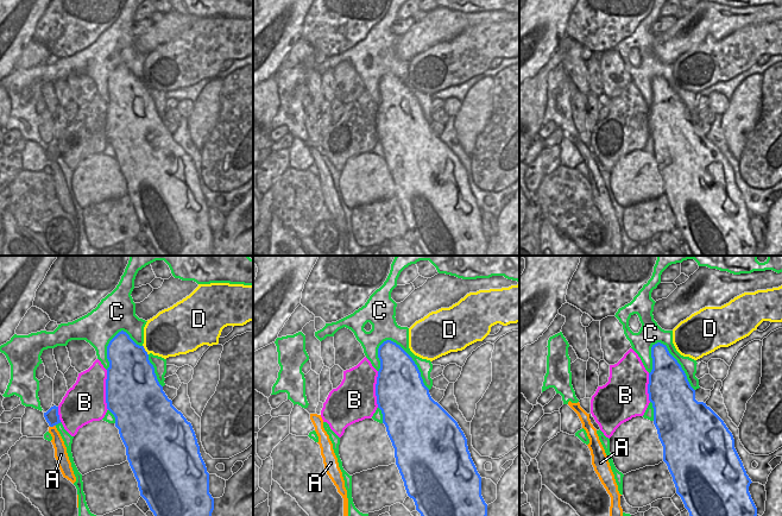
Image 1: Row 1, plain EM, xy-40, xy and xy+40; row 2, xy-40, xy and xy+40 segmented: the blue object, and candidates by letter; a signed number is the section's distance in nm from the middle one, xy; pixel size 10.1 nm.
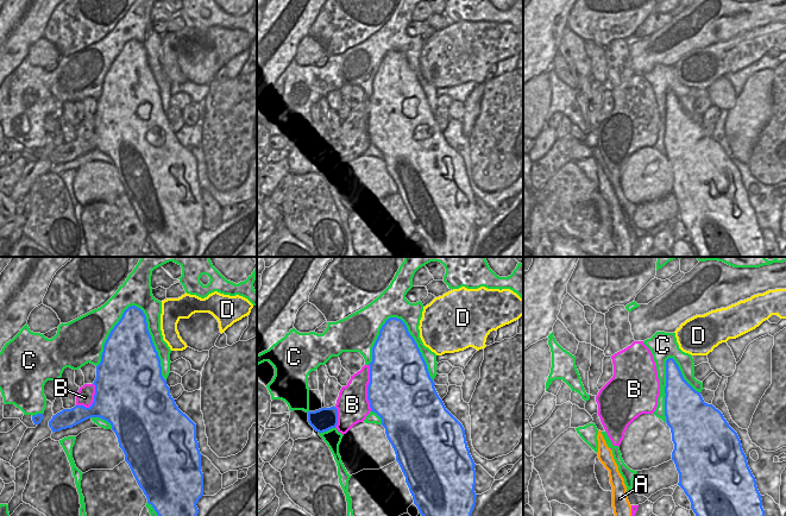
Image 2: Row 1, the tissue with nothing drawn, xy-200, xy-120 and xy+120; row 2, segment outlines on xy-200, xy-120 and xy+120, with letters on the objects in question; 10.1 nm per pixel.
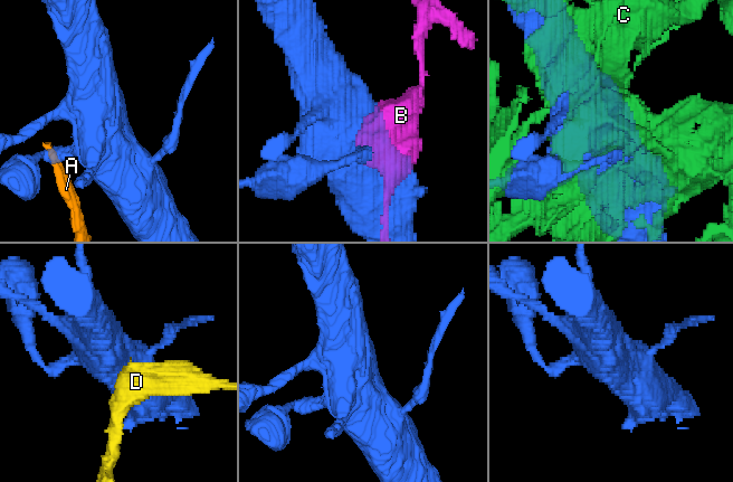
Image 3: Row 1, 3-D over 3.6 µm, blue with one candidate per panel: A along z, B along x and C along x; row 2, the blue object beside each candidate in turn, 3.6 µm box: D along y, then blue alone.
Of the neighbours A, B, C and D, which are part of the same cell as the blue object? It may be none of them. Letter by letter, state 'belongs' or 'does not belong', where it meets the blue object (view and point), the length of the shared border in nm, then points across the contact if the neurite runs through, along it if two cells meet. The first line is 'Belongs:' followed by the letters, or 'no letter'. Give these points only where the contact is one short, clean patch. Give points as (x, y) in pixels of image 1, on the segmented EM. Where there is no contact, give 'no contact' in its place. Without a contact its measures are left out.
Belongs: no letter
A: does not belong; contact xy-40 (52, 426); length 70 nm; border xy-40 (55, 425), (50, 427)
B: does not belong; contact xy-40 (106, 390); length 400 nm
C: does not belong; contact xy (410, 357); length 700 nm
D: does not belong; contact xy-40 (144, 350); length 120 nm; border xy-40 (143, 345), (147, 354)

